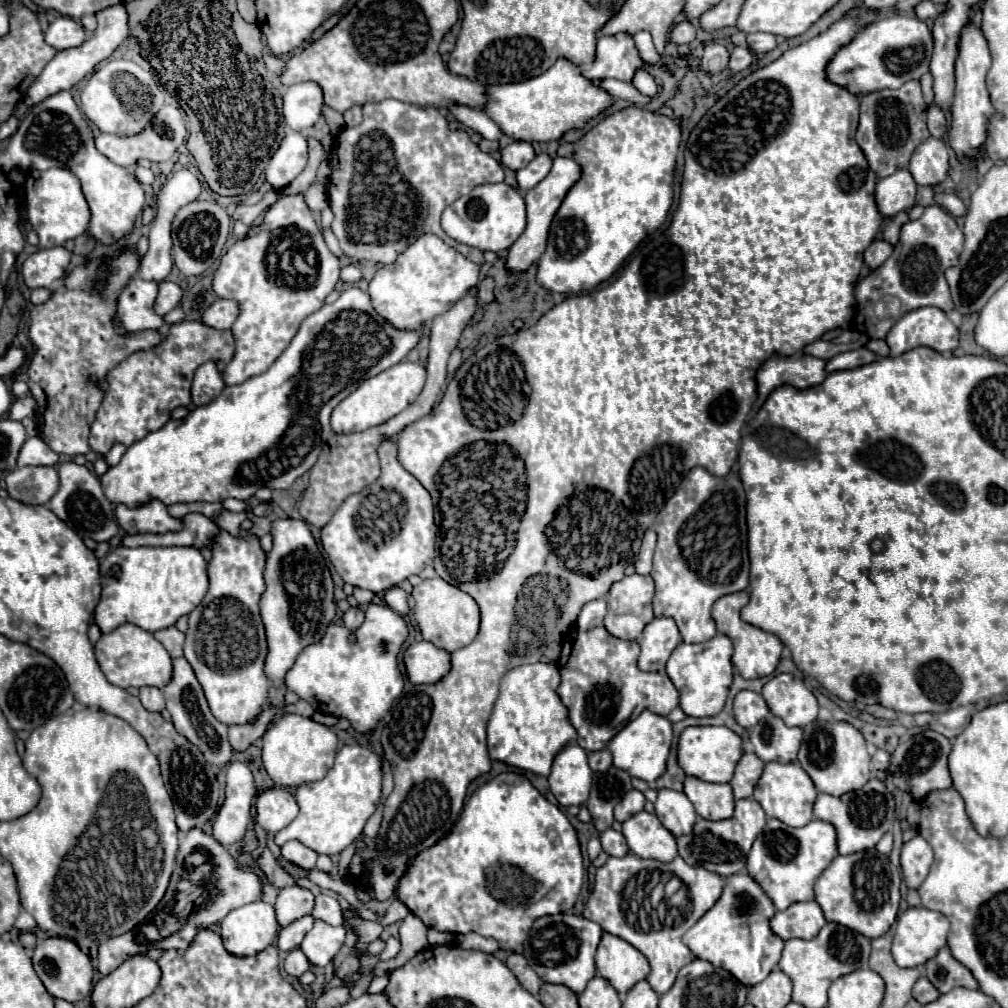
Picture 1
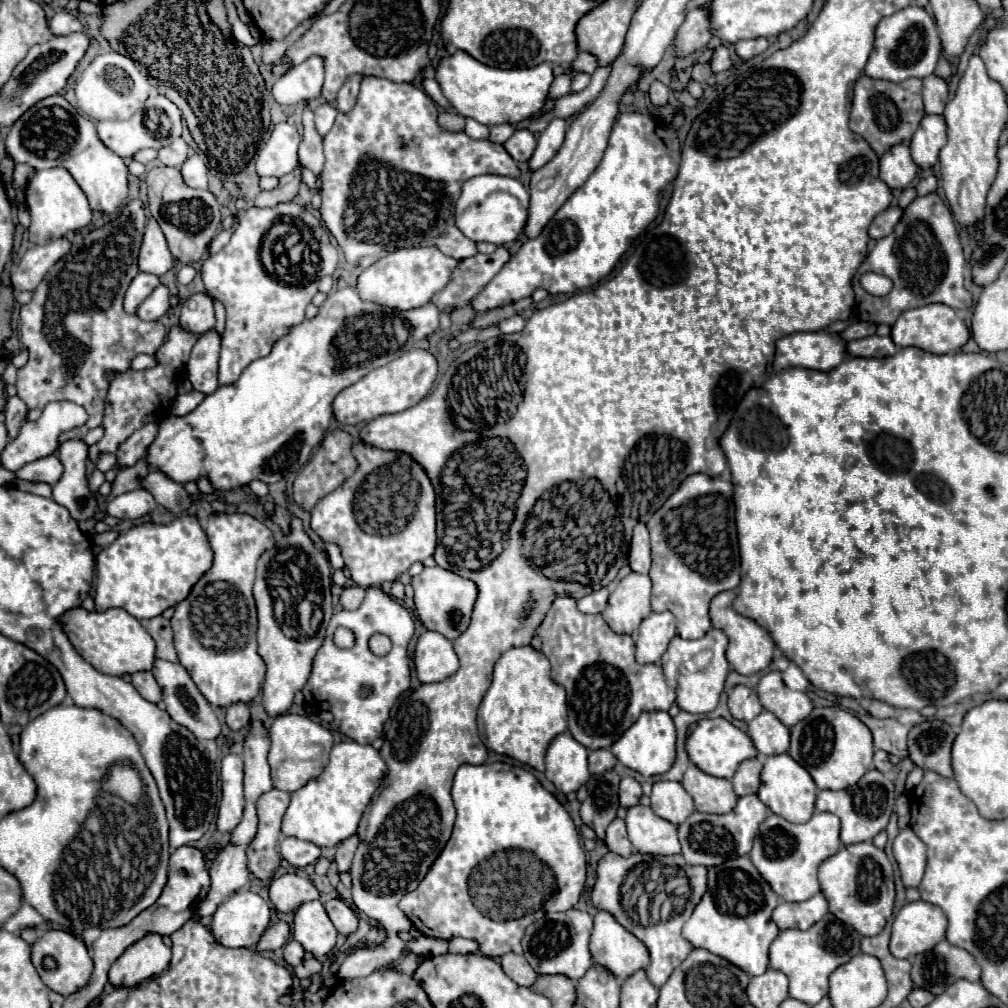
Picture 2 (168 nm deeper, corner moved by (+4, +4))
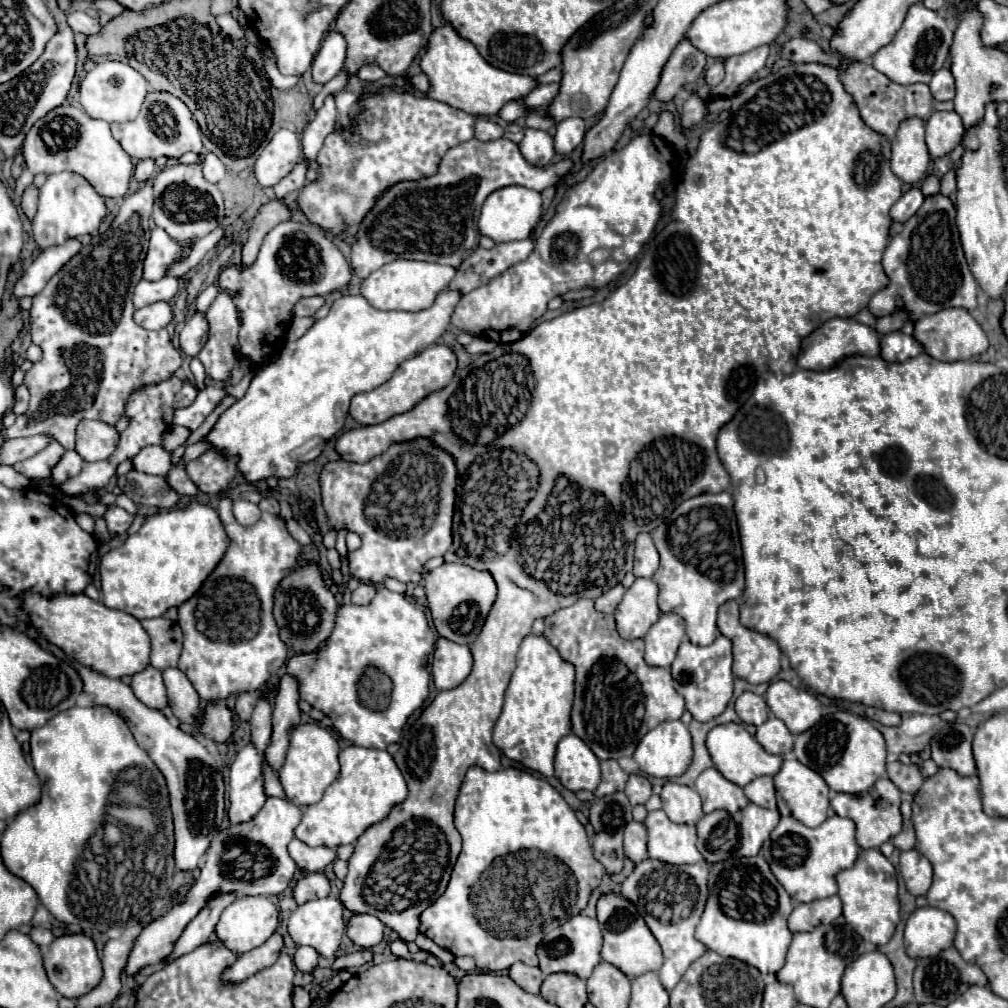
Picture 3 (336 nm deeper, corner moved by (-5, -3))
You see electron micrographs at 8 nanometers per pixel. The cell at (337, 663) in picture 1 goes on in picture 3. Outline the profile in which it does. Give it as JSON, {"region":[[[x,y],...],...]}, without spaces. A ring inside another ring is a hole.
{"region":[[[381,586],[371,604],[341,606],[337,610],[335,630],[321,646],[321,650],[317,654],[293,656],[287,664],[287,672],[299,678],[301,700],[307,700],[313,708],[327,714],[341,738],[351,740],[355,746],[385,750],[389,744],[399,742],[407,718],[429,696],[427,658],[433,648],[435,636],[425,620],[425,614],[403,594],[391,592]]]}

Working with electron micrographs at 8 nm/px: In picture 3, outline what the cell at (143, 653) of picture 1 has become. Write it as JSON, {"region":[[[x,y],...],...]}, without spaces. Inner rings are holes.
{"region":[[[25,594],[23,606],[31,616],[31,624],[45,640],[59,646],[69,658],[91,666],[93,670],[109,676],[123,678],[143,672],[149,666],[151,640],[141,622],[127,612],[113,610],[85,594],[43,598],[39,594]]]}

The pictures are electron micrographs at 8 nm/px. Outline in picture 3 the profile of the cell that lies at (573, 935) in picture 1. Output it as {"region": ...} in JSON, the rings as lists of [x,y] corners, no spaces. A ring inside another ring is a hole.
{"region":[[[577,914],[565,924],[557,926],[551,930],[543,942],[537,946],[537,958],[539,958],[539,968],[543,974],[555,974],[555,972],[565,972],[565,974],[575,974],[587,980],[593,972],[593,968],[601,962],[599,950],[601,950],[601,928],[595,918],[587,918],[585,914]]]}

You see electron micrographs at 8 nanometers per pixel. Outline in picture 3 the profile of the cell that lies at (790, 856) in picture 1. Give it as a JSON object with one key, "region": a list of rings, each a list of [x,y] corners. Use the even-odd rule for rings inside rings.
{"region":[[[833,814],[821,826],[807,828],[793,816],[785,816],[771,832],[771,848],[763,850],[761,854],[793,902],[813,902],[833,896],[837,894],[835,874],[843,868],[851,868],[857,860],[855,824],[849,818]]]}

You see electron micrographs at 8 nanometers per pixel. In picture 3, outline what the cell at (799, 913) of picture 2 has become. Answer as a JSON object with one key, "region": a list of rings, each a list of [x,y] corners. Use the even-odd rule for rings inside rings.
{"region":[[[829,896],[811,904],[797,904],[789,916],[789,930],[811,932],[817,924],[831,924],[837,916],[841,916],[839,896]]]}

